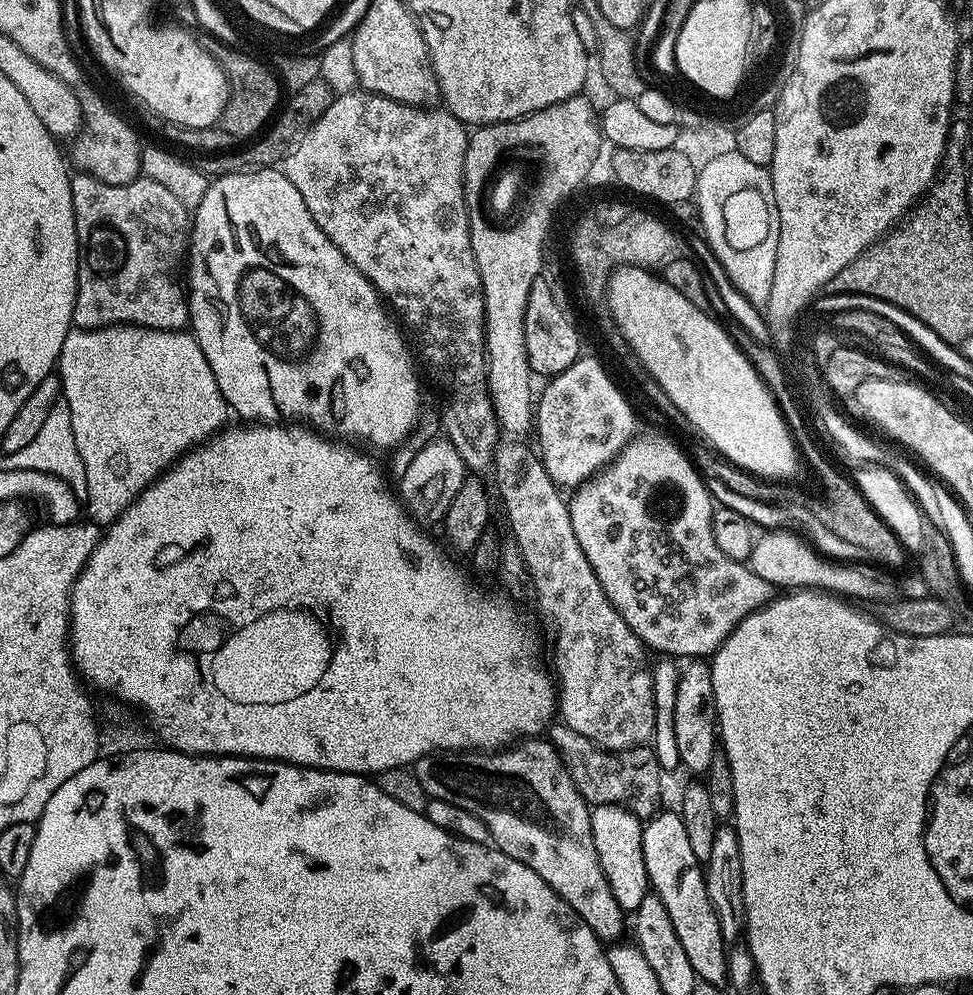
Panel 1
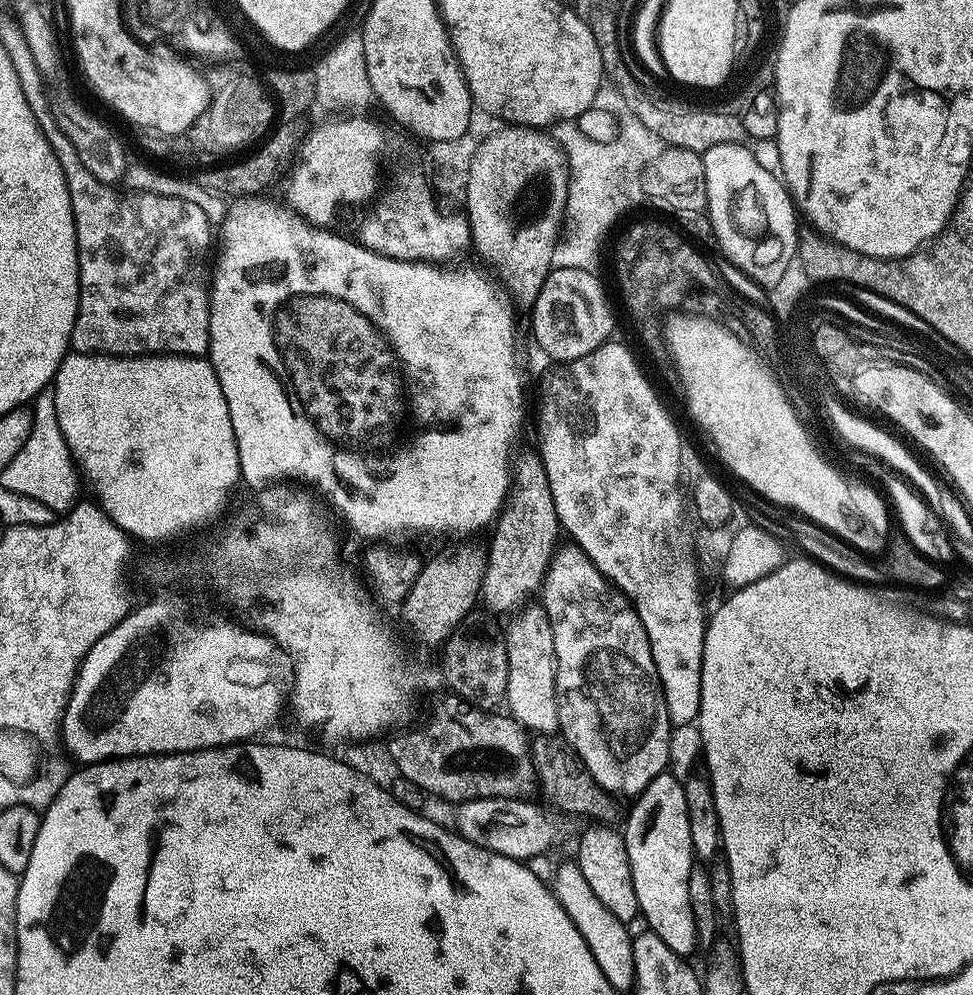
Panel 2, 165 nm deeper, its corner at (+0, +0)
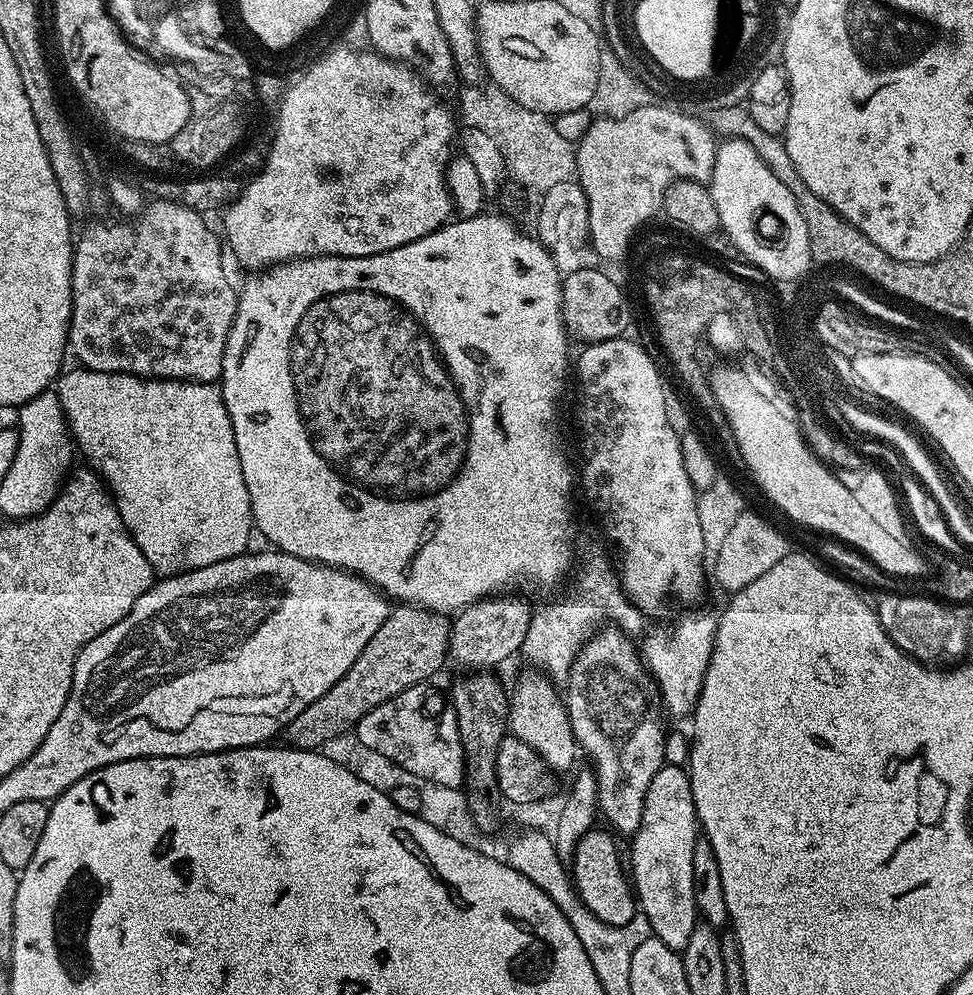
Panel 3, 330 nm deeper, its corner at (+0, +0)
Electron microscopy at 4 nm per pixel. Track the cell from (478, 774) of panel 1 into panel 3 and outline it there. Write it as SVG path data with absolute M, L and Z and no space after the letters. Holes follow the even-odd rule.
M425 682L415 684L392 700L382 702L382 706L374 706L370 714L366 714L356 723L354 733L365 746L370 746L378 754L397 763L404 770L416 776L417 781L429 780L440 788L456 790L464 783L464 752L460 741L458 718L455 716L455 707L447 695L444 696L435 688L435 683Z

